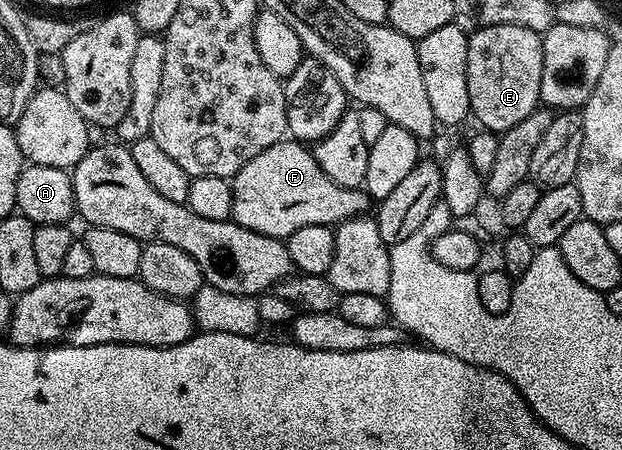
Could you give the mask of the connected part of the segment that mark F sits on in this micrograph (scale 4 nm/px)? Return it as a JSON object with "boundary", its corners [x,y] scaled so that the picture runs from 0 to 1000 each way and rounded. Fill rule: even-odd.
{"boundary":[[[474,309],[449,313],[428,327],[421,344],[408,344],[408,353],[395,360],[378,393],[371,396],[371,407],[376,433],[371,489],[402,513],[436,527],[461,531],[468,518],[479,513],[479,504],[505,504],[506,500],[539,504],[550,491],[563,489],[564,482],[576,482],[593,471],[595,440],[584,418],[564,420],[537,407],[537,398],[531,398],[531,389],[524,389],[524,380],[511,371],[506,338],[494,320]]]}

